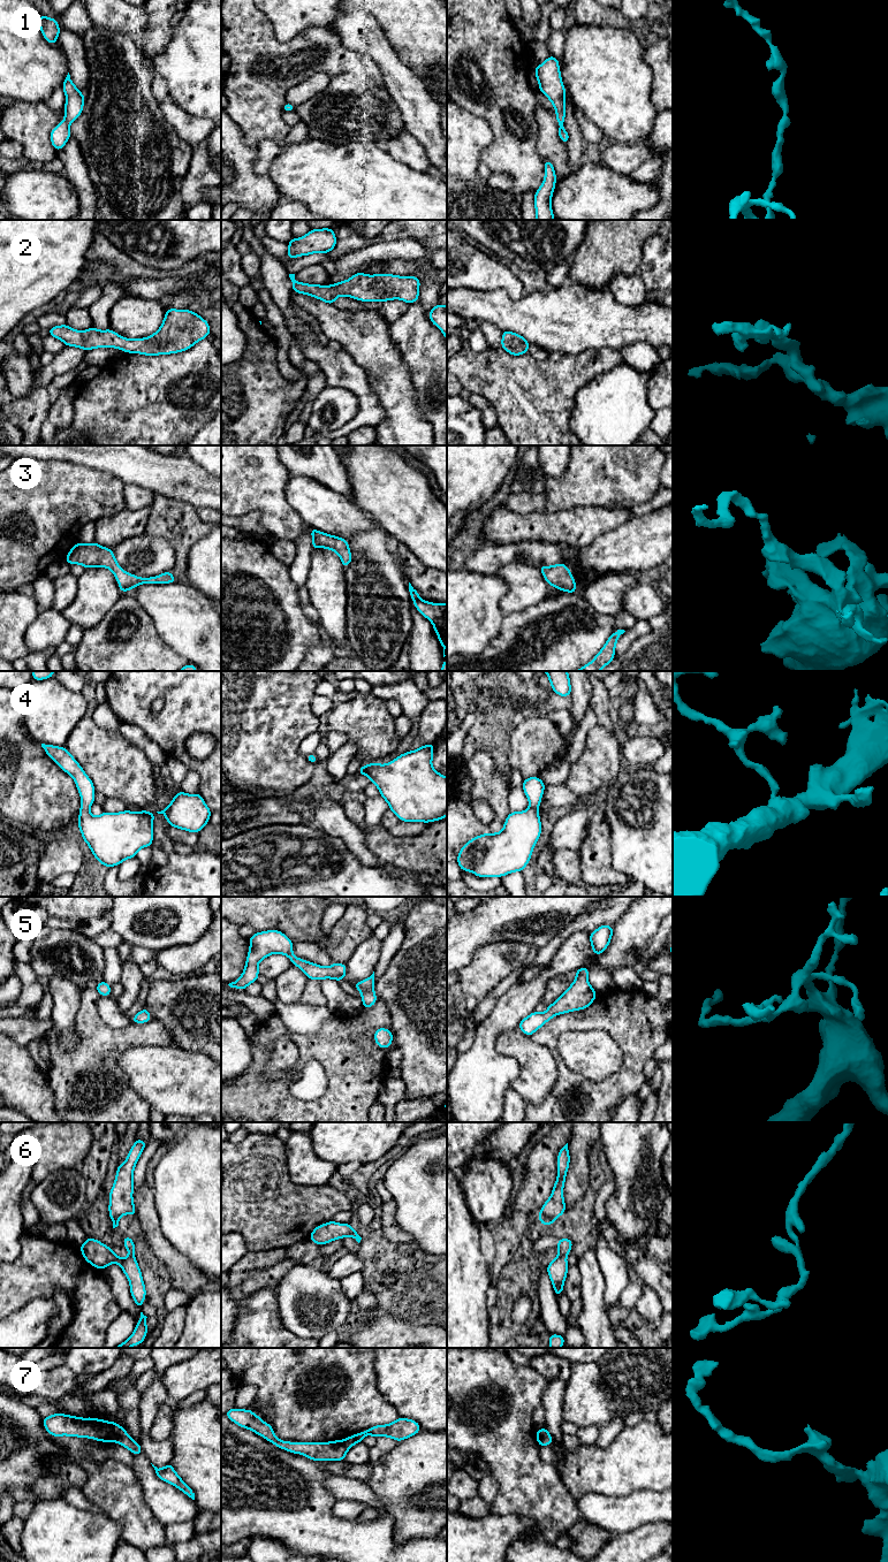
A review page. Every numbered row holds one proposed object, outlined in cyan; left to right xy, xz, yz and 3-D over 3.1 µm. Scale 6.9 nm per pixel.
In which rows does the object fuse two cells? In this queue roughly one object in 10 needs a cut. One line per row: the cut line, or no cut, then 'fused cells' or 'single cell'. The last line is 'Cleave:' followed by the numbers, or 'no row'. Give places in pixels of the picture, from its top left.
1: cut none; single cell
2: cut none; single cell
3: cut none; single cell
4: cut none; single cell
5: cut none; single cell
6: cut none; single cell
7: cut none; single cell
Cleave: no row

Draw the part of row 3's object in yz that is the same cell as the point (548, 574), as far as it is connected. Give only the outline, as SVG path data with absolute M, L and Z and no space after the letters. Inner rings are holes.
M566 564L541 565L539 569L549 586L567 593L577 593L575 579Z

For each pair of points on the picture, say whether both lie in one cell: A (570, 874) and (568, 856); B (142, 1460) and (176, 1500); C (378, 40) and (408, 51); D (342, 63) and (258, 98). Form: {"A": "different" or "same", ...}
{"A": "same", "B": "same", "C": "different", "D": "same"}

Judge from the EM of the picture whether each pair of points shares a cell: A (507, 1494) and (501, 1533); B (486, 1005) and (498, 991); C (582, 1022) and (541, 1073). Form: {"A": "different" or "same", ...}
{"A": "different", "B": "same", "C": "different"}

